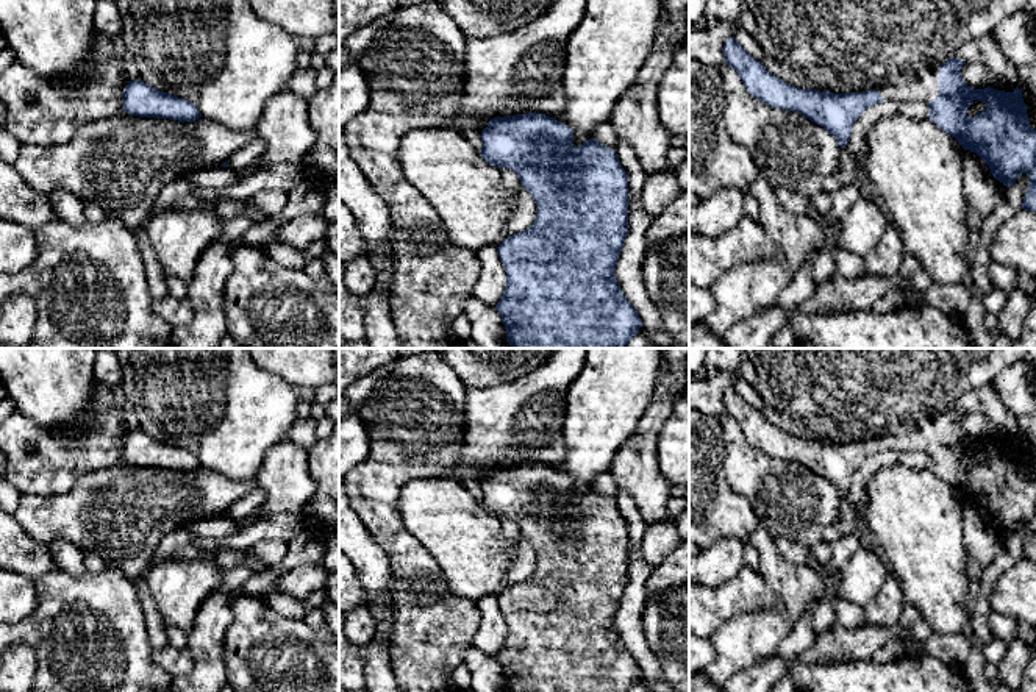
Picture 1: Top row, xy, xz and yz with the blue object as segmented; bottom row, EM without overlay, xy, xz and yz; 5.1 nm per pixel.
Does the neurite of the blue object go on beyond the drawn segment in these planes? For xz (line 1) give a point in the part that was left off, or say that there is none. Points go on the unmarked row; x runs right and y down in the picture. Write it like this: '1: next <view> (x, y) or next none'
1: next none

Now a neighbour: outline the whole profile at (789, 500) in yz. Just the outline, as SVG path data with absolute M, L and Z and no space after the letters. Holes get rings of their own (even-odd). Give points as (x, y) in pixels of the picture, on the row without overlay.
M727 412L716 416L725 439L723 472L730 489L748 500L759 525L772 537L783 536L800 542L811 551L823 542L823 531L839 517L841 497L823 476L795 461L770 458L755 448L744 436L738 422Z

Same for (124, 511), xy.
M122 461L86 475L64 494L22 494L13 517L38 542L63 539L81 551L95 550L108 565L119 567L128 580L136 581L152 565L155 550L167 533L197 519L223 514L256 483L256 478L234 481L203 465L194 472L178 472Z

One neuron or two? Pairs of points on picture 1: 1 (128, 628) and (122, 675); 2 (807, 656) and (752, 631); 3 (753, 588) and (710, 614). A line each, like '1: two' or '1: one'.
1: one
2: two
3: one

